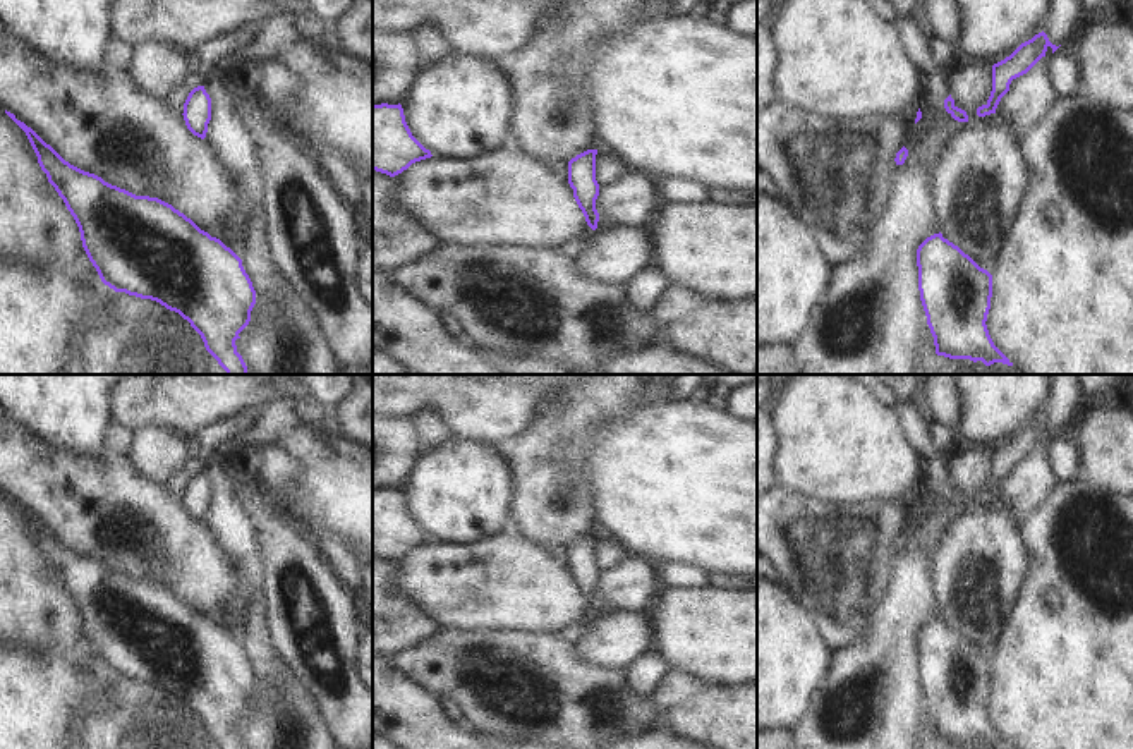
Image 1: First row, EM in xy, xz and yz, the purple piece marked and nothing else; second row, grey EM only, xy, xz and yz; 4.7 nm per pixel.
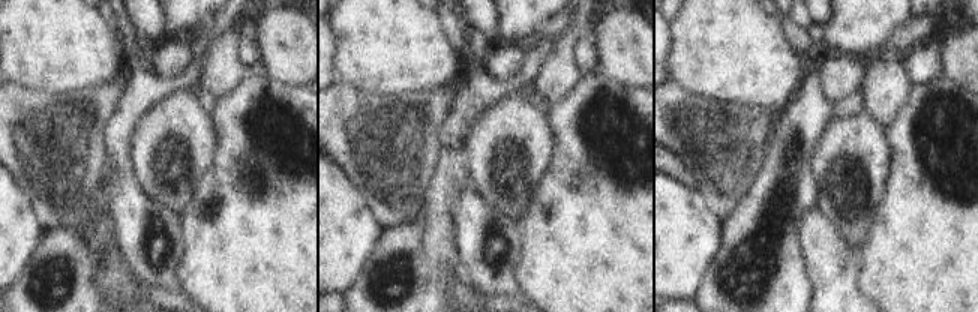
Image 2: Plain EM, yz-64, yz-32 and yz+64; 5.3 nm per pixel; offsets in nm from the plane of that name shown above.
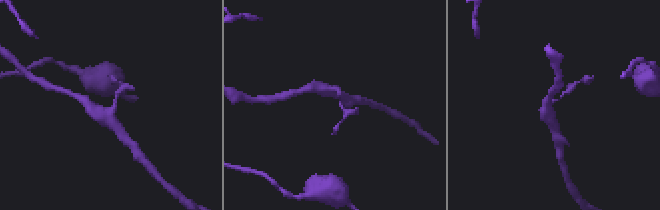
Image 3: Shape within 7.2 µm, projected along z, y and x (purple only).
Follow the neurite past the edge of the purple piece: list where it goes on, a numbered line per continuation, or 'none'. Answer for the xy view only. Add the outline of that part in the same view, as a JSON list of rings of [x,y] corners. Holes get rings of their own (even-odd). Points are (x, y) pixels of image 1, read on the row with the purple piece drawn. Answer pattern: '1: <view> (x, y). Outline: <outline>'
none.

